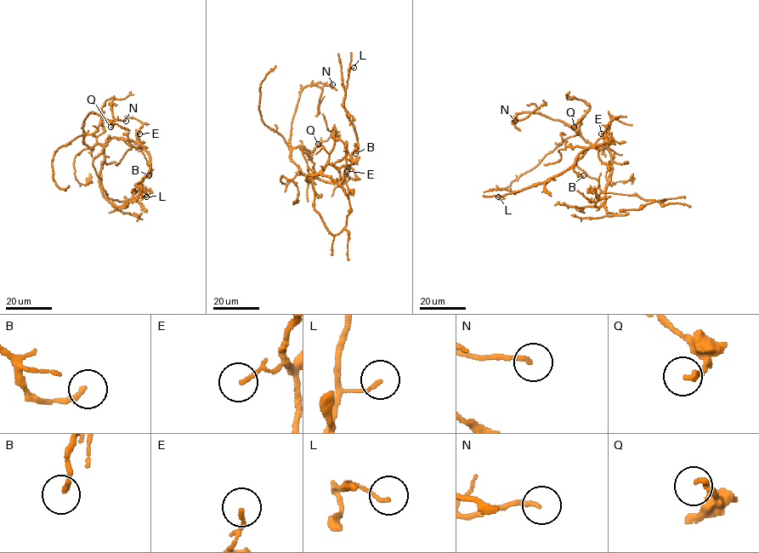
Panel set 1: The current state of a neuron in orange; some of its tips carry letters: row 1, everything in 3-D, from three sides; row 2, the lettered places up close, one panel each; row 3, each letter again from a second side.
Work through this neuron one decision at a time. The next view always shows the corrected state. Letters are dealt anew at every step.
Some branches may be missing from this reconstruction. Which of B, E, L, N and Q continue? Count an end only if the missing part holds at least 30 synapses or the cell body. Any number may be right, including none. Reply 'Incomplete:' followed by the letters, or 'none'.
Incomplete: none

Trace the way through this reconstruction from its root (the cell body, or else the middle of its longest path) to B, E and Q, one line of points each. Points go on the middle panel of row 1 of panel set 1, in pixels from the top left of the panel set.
B: (312, 161), (319, 179), (336, 181), (344, 176), (357, 143), (355, 153)
E: (312, 161), (315, 175), (326, 181), (342, 179), (347, 171)
Q: (312, 161), (314, 177), (299, 172), (299, 167), (291, 158), (291, 151), (303, 146), (312, 151), (318, 144)

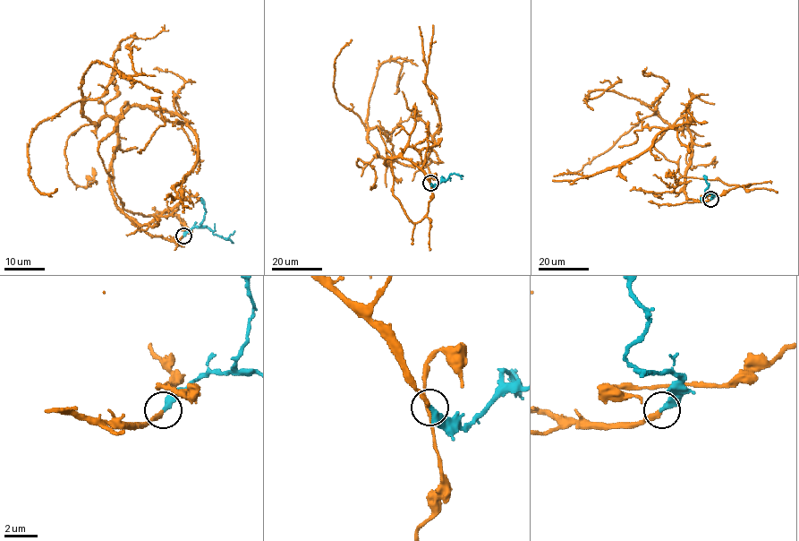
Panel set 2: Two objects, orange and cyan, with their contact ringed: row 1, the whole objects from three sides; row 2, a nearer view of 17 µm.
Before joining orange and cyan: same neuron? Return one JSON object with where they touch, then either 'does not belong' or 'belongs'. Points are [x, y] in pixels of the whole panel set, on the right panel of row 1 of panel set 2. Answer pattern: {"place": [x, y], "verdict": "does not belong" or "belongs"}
{"place": [710, 199], "verdict": "belongs"}

